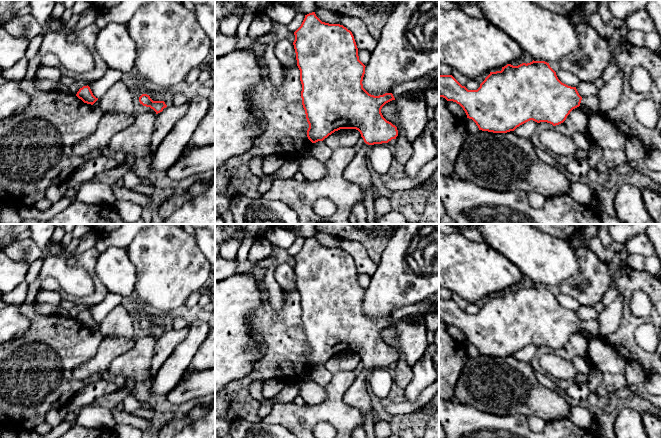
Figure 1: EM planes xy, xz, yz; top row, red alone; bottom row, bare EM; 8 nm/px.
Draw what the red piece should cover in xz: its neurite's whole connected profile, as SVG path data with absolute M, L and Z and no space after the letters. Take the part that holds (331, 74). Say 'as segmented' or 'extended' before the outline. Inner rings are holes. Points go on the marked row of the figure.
as segmented | M312 12L305 15L294 35L293 45L302 84L302 105L309 124L308 139L312 143L323 141L340 129L358 130L368 145L396 139L397 127L381 113L382 107L395 98L392 93L374 96L363 88L366 66L359 60L352 32L343 25L322 22Z

